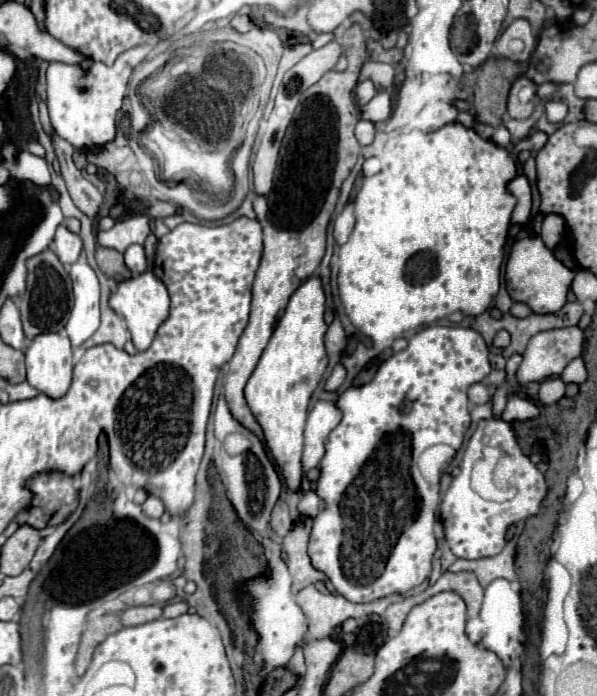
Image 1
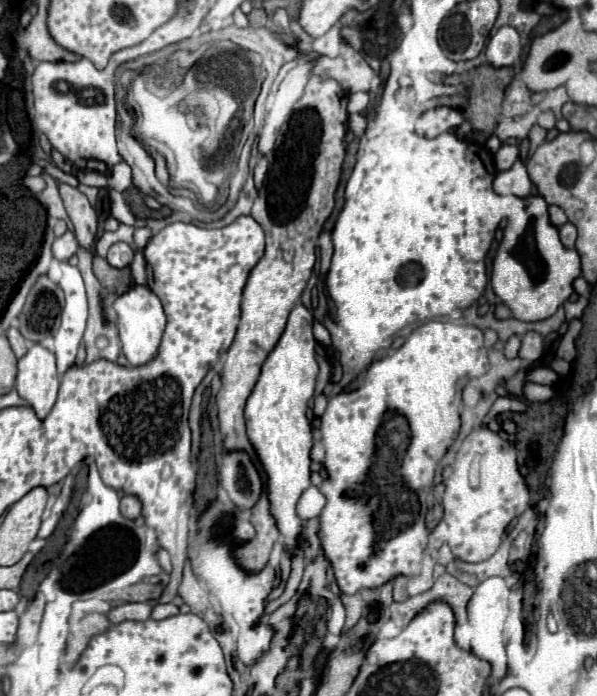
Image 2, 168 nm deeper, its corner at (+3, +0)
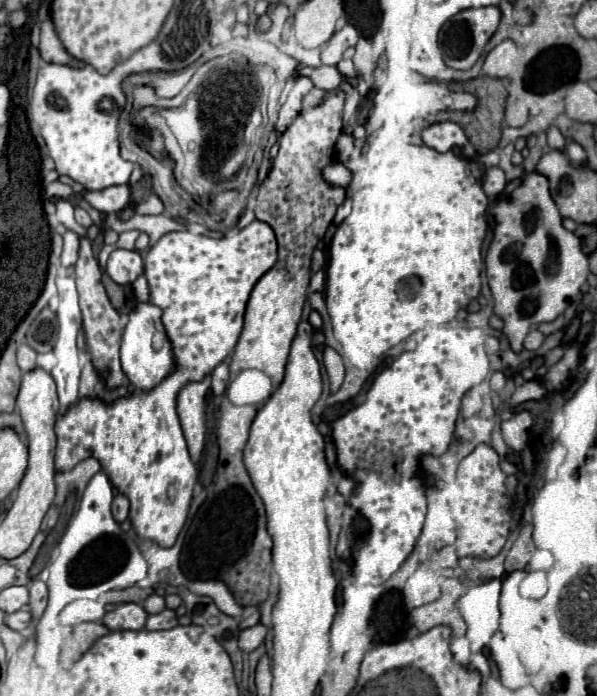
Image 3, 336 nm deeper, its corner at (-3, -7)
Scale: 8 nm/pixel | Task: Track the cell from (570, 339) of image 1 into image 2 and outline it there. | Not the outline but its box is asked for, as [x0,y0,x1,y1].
[520,331,544,363]

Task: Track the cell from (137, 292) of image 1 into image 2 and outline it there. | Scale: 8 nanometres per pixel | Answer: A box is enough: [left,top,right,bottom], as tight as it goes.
[114,285,166,365]

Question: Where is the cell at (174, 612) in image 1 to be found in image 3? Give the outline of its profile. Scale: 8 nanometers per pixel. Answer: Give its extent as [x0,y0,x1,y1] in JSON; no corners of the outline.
[146,610,178,630]

